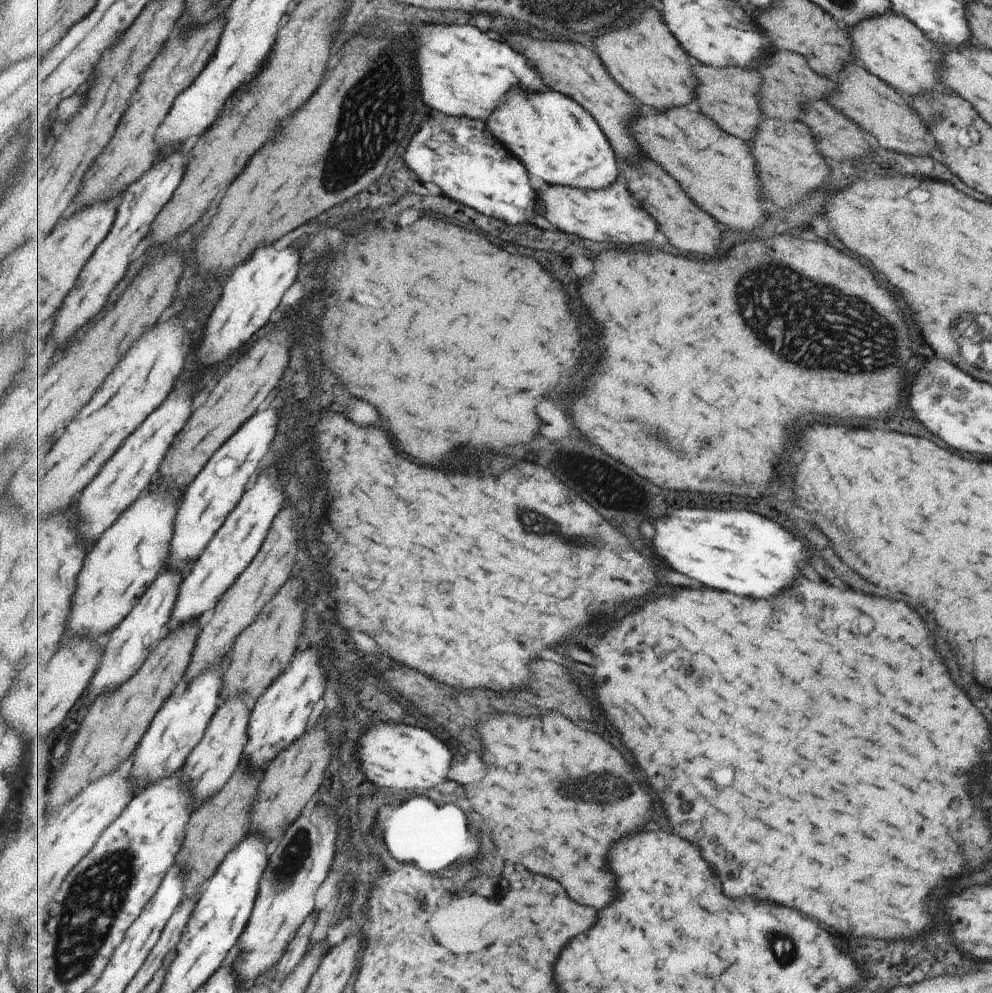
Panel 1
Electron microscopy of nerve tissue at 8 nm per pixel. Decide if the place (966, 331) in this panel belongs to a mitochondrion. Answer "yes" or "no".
yes

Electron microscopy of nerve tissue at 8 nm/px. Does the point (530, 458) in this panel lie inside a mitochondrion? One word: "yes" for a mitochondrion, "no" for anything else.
no

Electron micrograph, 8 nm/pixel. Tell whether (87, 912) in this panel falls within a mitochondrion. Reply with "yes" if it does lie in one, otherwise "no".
yes

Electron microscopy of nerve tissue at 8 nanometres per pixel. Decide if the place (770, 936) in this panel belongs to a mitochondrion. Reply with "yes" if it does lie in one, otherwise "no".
yes

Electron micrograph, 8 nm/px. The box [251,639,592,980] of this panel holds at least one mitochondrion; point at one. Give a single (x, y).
(296, 854)

